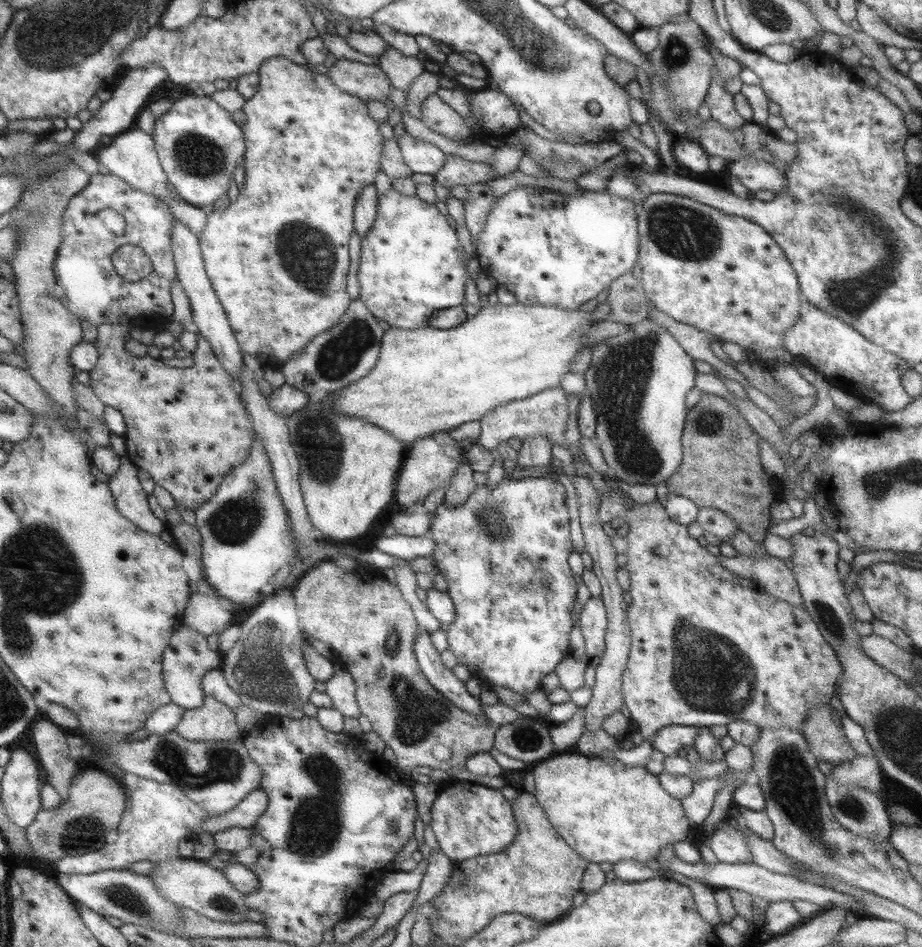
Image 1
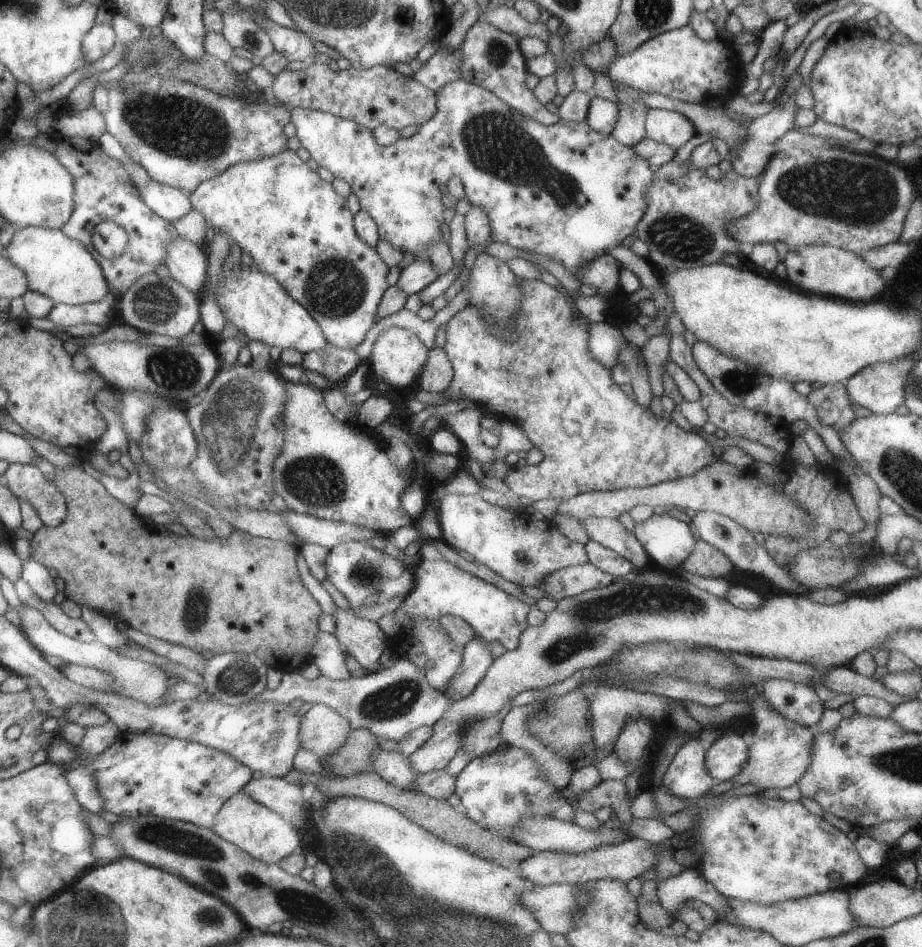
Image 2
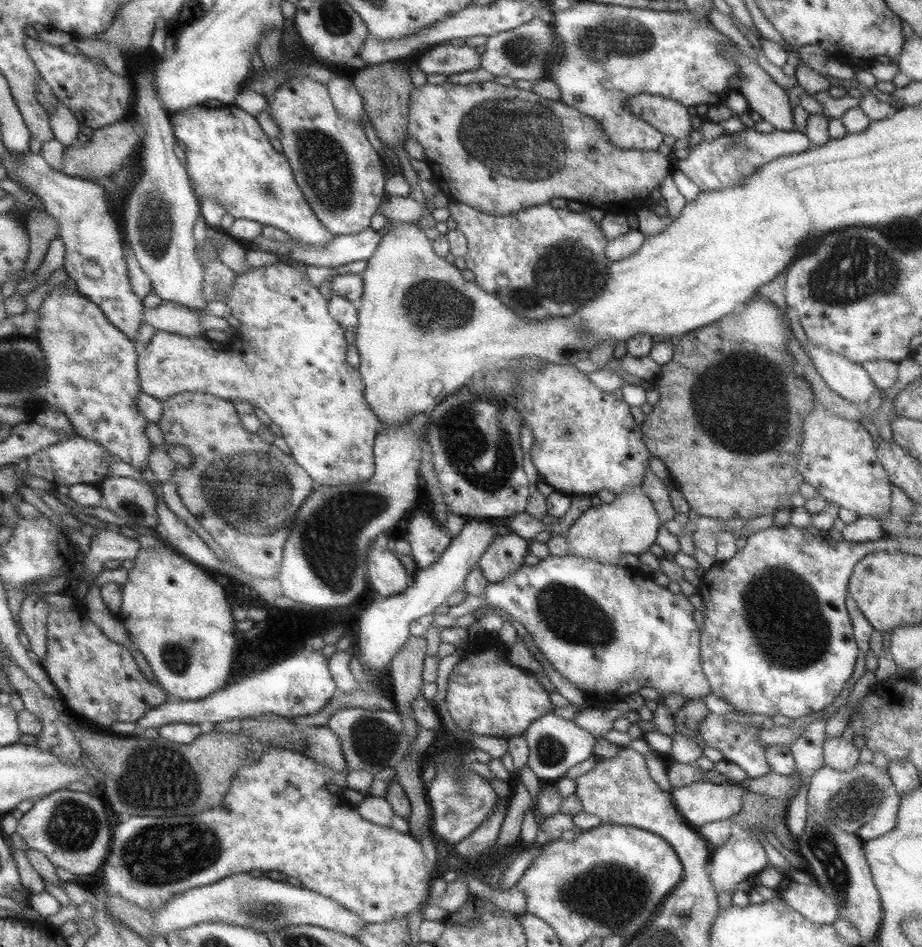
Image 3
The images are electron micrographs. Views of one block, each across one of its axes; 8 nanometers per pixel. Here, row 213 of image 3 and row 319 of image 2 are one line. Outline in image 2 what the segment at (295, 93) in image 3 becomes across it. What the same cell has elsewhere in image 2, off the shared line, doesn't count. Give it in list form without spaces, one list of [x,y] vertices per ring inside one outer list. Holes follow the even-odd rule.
[[[286,148],[284,152],[280,152],[280,154],[276,154],[276,156],[268,156],[268,158],[260,158],[260,160],[253,160],[252,162],[239,162],[238,164],[234,164],[234,166],[228,168],[226,172],[221,172],[220,176],[216,176],[216,178],[212,178],[212,180],[201,182],[196,190],[191,192],[190,200],[193,209],[204,214],[206,222],[214,232],[226,235],[228,240],[231,243],[236,243],[242,252],[250,254],[252,260],[254,260],[254,266],[258,268],[260,272],[266,272],[266,274],[272,276],[297,303],[300,303],[310,312],[310,316],[312,316],[320,325],[320,328],[322,328],[324,338],[328,340],[330,347],[355,349],[358,344],[364,342],[368,330],[370,330],[372,325],[376,322],[378,306],[380,306],[382,297],[389,287],[386,281],[386,274],[388,274],[389,267],[378,255],[376,248],[368,246],[368,244],[366,244],[364,240],[360,240],[360,236],[356,234],[354,215],[348,208],[347,198],[338,194],[332,187],[332,183],[324,181],[316,171],[310,169],[308,165],[306,165],[306,162],[300,159],[296,151]]]

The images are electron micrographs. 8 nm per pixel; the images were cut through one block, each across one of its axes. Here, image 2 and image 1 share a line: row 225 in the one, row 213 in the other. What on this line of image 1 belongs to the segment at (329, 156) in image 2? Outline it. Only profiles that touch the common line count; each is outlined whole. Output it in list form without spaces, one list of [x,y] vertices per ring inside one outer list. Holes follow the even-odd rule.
[[[526,185],[513,188],[508,194],[502,196],[495,206],[490,210],[488,220],[482,229],[482,233],[476,240],[478,248],[478,259],[482,263],[482,267],[490,276],[497,280],[497,284],[508,288],[513,295],[516,295],[518,303],[528,306],[558,306],[564,310],[576,310],[588,302],[596,298],[604,288],[609,288],[610,284],[616,280],[618,276],[622,276],[634,268],[639,258],[640,236],[638,232],[638,219],[636,214],[639,211],[639,203],[633,200],[623,200],[617,195],[611,195],[608,190],[604,191],[588,191],[581,194],[567,194],[560,191],[553,191],[546,187],[538,185]],[[390,189],[379,196],[374,223],[362,237],[360,267],[360,300],[376,318],[396,328],[428,328],[428,316],[463,304],[467,270],[456,229],[448,223],[435,204],[428,204],[416,195],[404,195]]]

